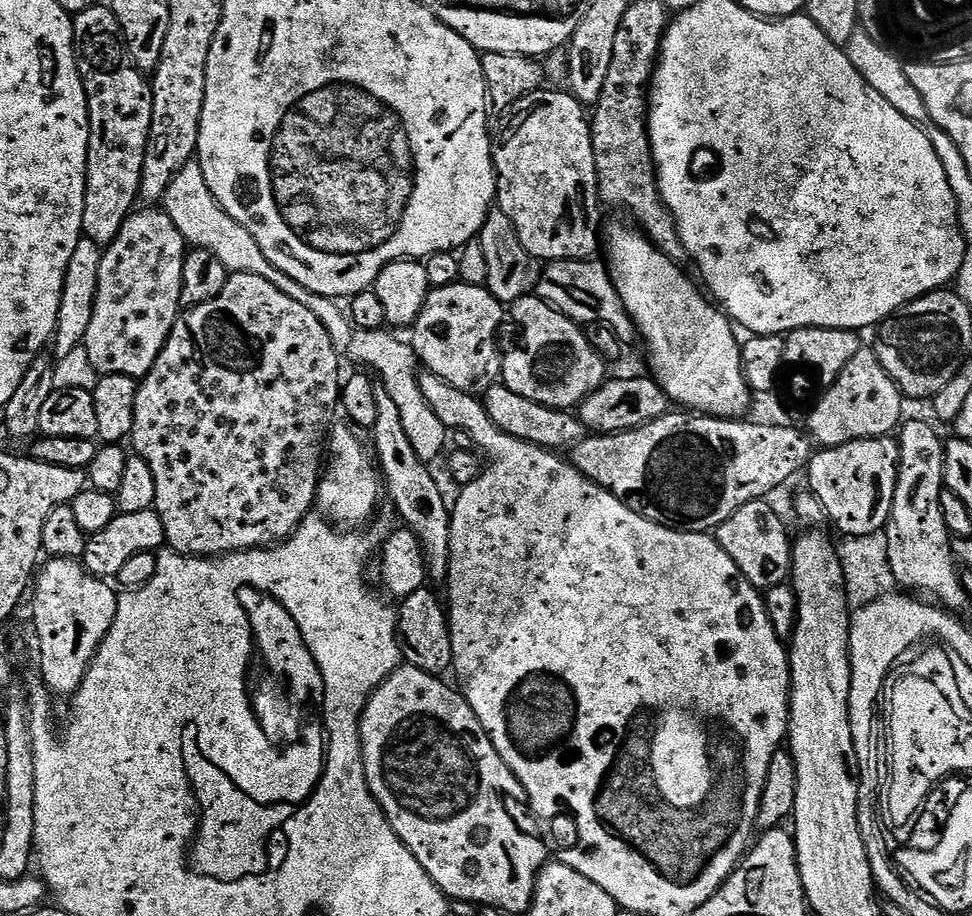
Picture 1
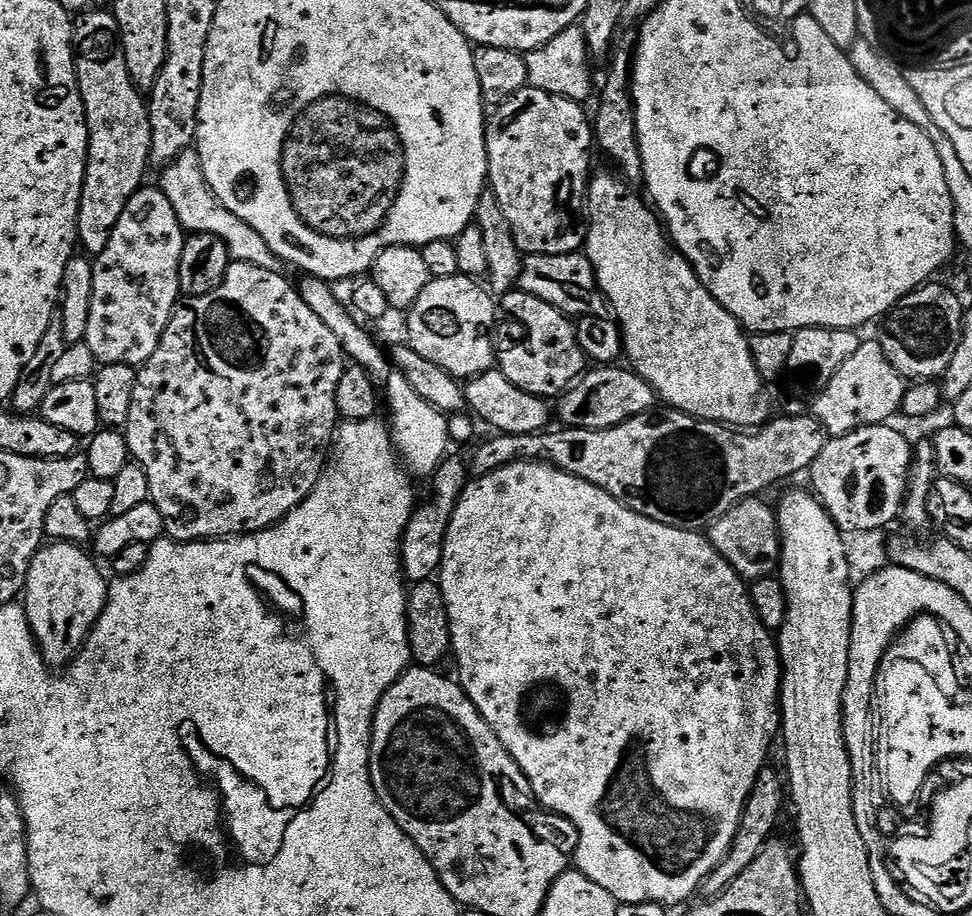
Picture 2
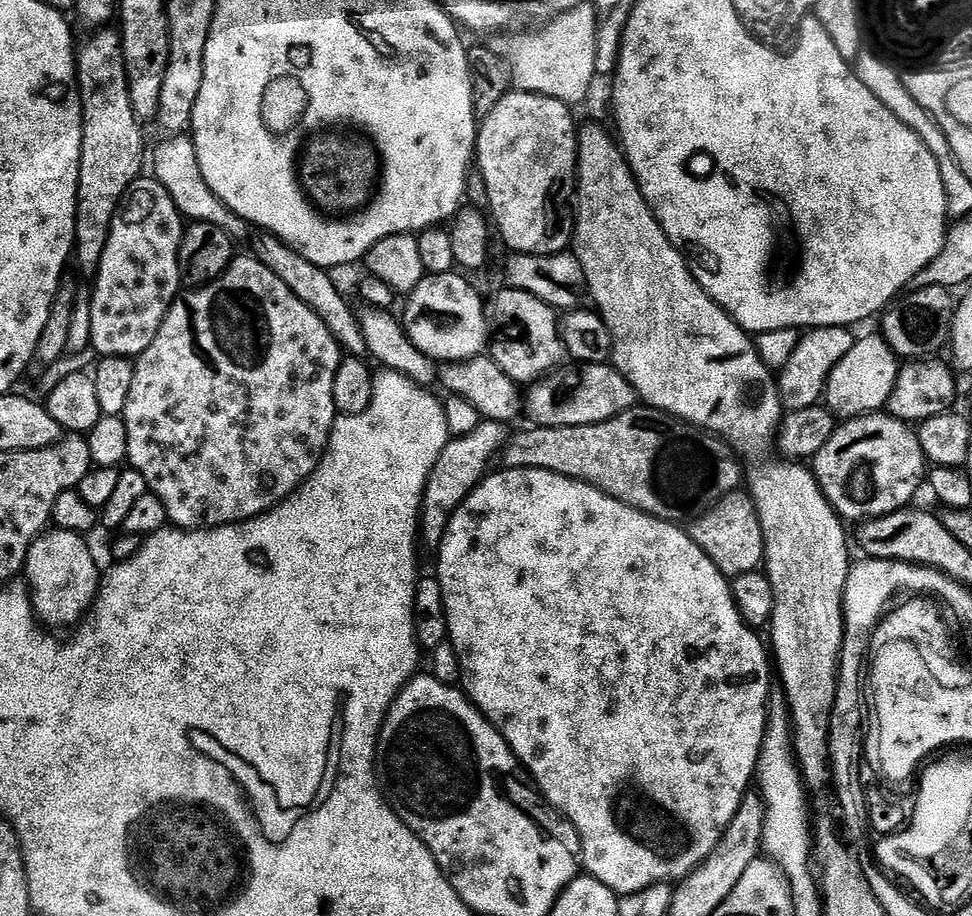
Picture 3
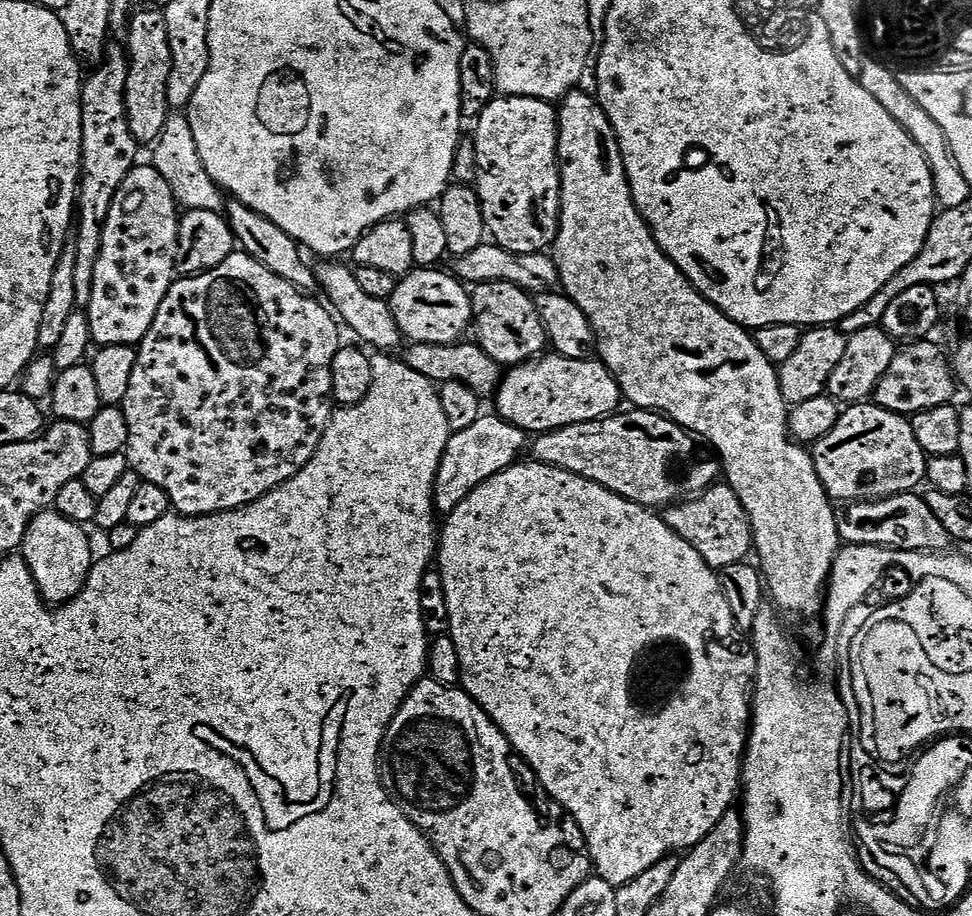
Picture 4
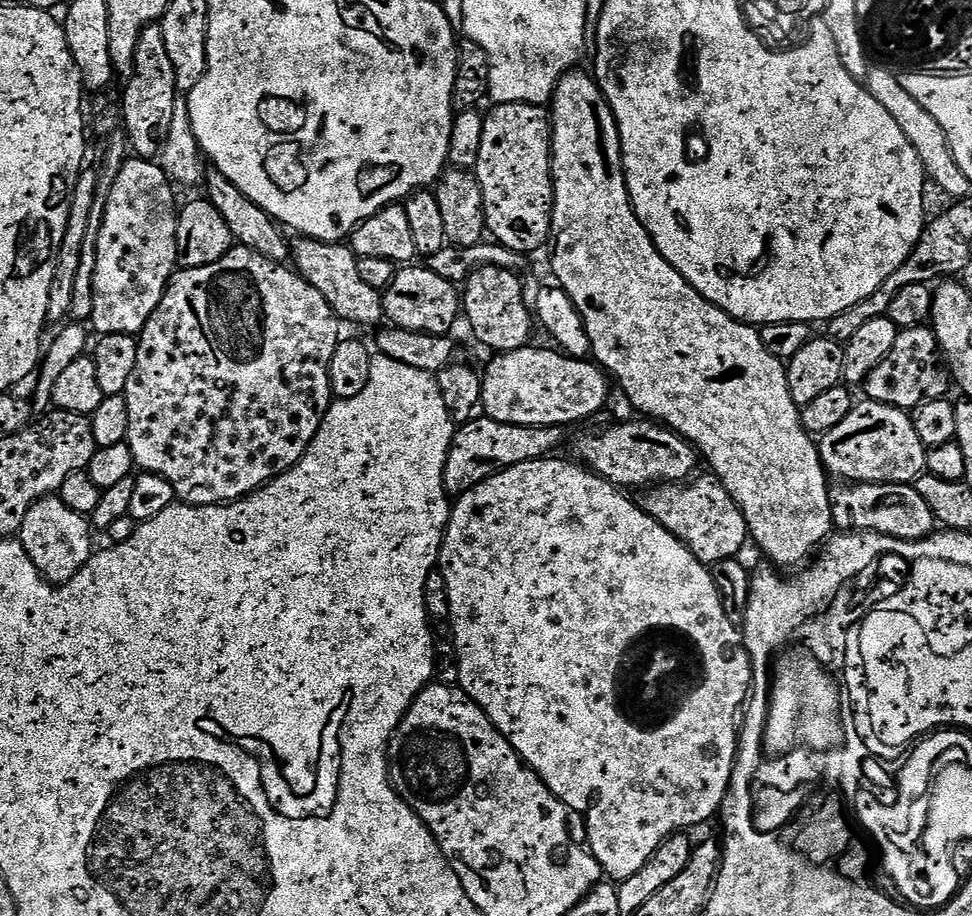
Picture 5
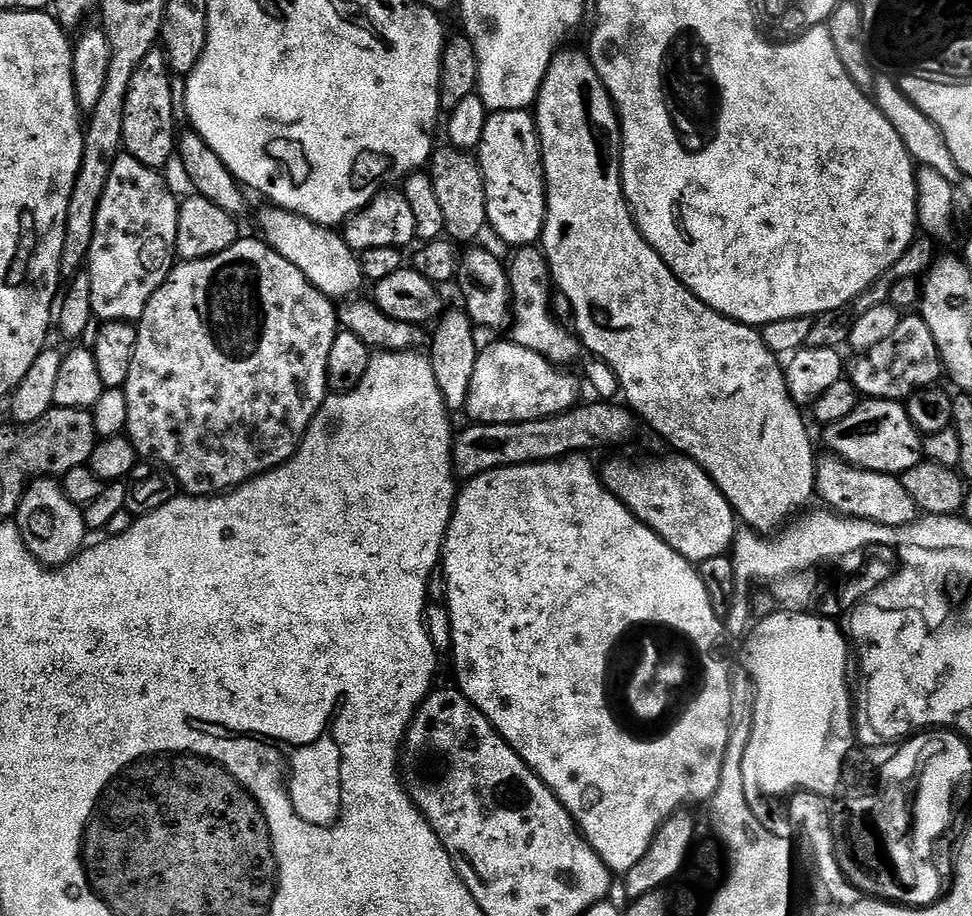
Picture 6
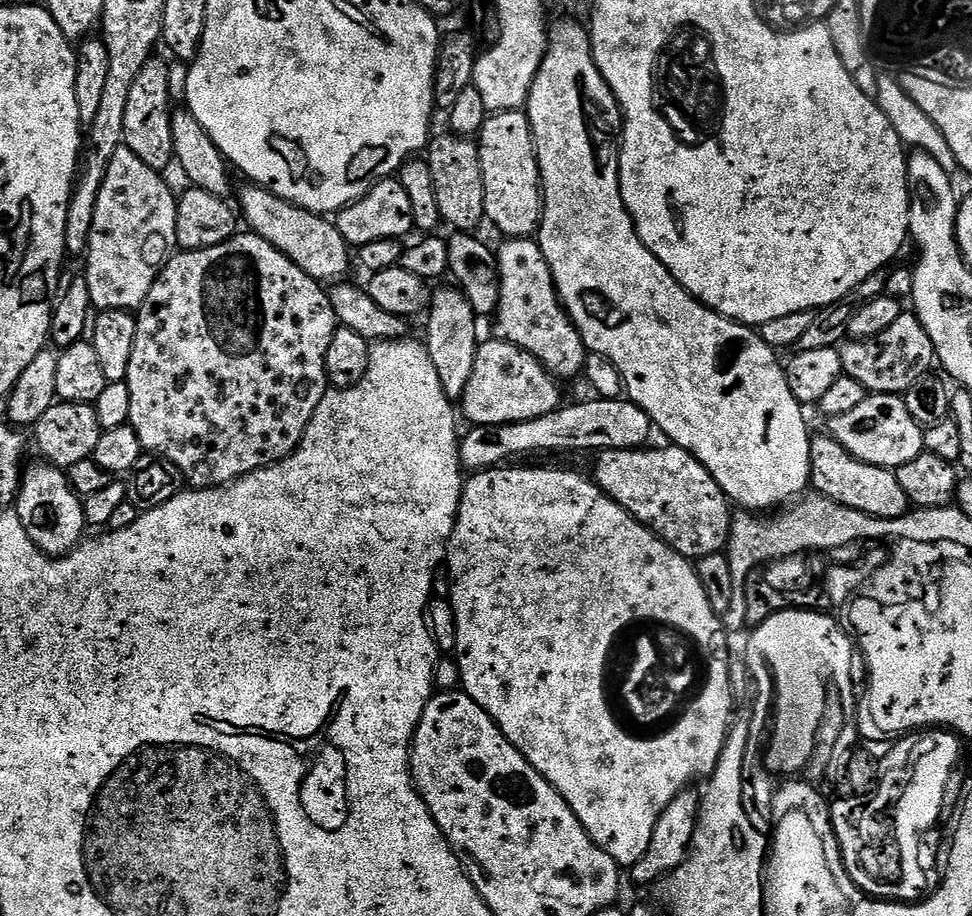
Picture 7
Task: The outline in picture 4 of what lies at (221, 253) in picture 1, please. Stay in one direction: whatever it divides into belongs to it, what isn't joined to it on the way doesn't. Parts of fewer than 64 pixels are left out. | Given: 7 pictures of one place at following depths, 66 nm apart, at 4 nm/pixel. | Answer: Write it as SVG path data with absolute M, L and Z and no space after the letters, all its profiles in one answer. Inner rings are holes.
M176 110L169 115L166 126L151 152L151 167L156 168L158 174L162 174L162 178L166 178L166 186L170 186L170 194L174 194L176 203L181 209L189 212L210 210L223 213L225 211L225 193L216 185L214 178L206 174L206 166L202 166L202 154L198 154L198 142L194 142L194 130L190 130L190 122L183 111Z

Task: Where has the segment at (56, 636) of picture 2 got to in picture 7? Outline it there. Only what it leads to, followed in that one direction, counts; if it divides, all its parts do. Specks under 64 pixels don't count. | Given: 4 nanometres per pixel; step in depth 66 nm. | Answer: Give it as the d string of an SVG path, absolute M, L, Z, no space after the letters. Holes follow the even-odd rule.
M47 462L39 463L29 463L23 469L14 511L22 522L30 542L34 542L38 550L53 558L65 556L85 535L84 505L81 497L77 496L76 491L68 485L68 477L61 469L53 468Z

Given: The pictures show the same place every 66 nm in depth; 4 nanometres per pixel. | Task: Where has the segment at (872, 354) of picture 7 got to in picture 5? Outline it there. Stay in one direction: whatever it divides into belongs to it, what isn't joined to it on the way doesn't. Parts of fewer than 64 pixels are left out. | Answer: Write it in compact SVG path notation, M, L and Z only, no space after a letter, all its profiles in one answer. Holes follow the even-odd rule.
M931 327L901 328L894 338L894 350L878 362L875 370L868 375L862 385L863 394L879 404L889 404L895 408L911 410L927 400L943 400L949 395L950 373L940 351L940 343Z

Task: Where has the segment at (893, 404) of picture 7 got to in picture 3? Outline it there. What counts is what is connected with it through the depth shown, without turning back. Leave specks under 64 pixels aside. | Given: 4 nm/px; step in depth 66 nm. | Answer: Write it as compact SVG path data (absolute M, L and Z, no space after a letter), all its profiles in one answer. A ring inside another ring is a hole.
M884 410L844 420L830 442L812 457L810 467L824 497L845 522L873 520L909 507L912 495L926 480L924 451L915 431Z

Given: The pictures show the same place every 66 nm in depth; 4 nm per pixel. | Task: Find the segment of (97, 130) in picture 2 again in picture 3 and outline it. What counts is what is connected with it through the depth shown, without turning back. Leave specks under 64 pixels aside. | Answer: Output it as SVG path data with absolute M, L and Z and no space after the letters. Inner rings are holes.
M104 26L99 30L93 31L92 36L84 45L79 45L76 52L76 82L80 89L80 109L84 115L84 129L82 130L82 158L80 159L80 177L78 178L78 194L76 195L76 243L74 245L75 263L80 263L82 271L88 275L88 278L95 277L98 266L102 262L102 250L106 250L106 238L110 238L110 226L114 222L114 214L118 210L120 200L126 194L126 190L141 175L142 169L146 164L146 152L144 156L144 132L142 122L134 114L134 106L130 106L130 90L128 89L128 79L126 78L126 66L124 65L124 51L122 50L122 42L120 41L119 31L113 30L111 27Z

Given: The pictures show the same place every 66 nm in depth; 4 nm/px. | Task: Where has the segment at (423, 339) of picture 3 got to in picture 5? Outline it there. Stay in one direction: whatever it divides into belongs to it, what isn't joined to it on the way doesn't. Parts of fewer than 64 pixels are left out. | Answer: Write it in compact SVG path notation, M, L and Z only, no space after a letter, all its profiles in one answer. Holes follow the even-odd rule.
M404 266L399 269L390 282L390 286L384 289L382 299L384 301L384 315L397 328L404 328L408 332L425 332L431 336L448 336L451 328L455 326L456 319L459 321L462 316L462 296L457 285L446 281L427 268L427 266Z

